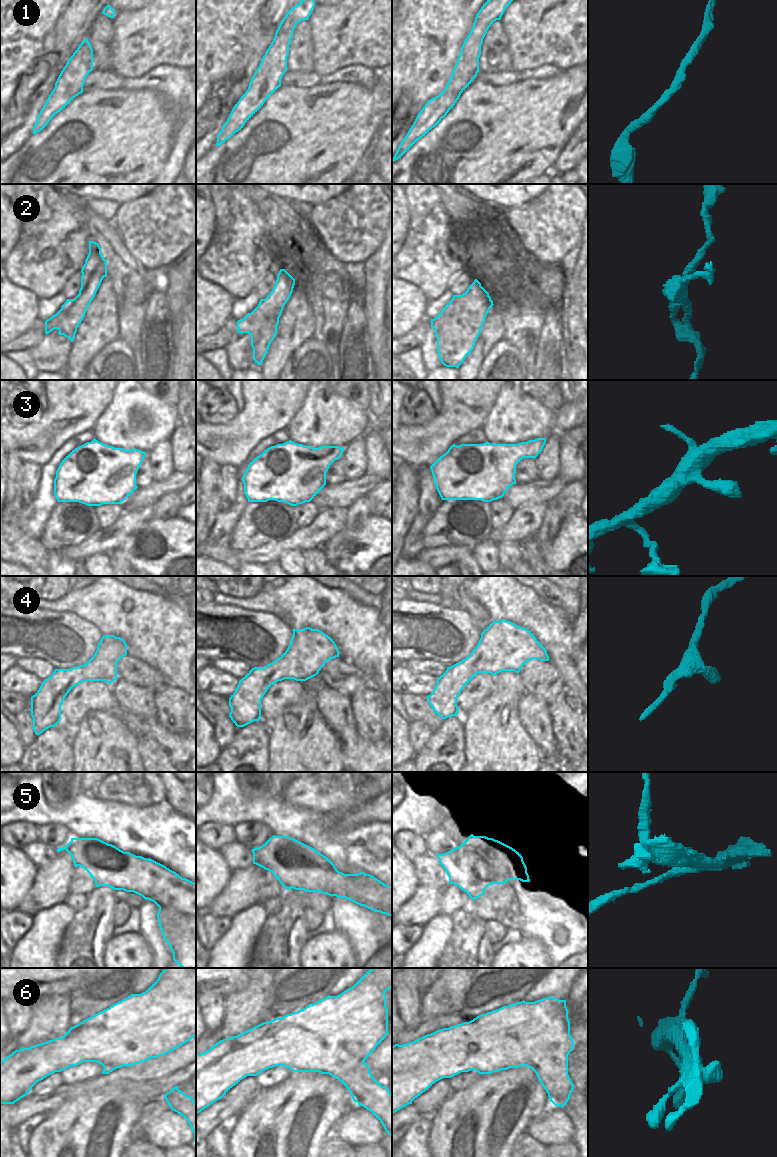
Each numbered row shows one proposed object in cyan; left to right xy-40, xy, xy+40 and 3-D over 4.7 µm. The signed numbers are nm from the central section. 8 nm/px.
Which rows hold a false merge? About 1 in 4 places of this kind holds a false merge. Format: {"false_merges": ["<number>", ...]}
{"false_merges": ["2", "5"]}

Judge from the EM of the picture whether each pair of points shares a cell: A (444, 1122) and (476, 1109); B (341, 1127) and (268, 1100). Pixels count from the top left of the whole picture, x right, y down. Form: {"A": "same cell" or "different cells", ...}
{"A": "same cell", "B": "different cells"}

